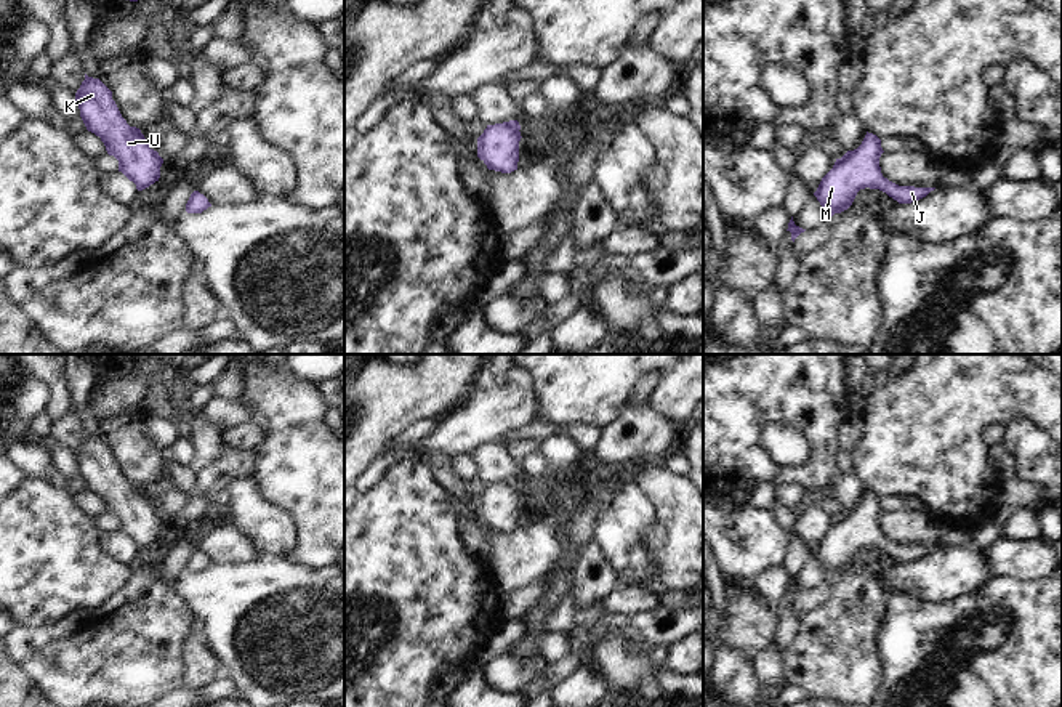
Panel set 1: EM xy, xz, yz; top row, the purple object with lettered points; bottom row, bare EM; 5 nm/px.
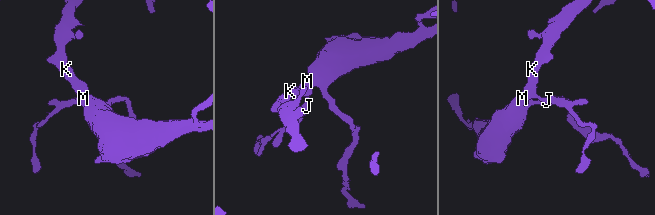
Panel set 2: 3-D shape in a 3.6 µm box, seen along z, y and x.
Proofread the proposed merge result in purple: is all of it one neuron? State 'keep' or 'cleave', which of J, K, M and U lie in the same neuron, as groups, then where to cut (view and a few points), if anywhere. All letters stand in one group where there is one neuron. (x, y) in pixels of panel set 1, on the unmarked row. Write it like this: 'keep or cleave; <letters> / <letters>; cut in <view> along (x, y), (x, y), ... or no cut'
keep; J K M U; no cut

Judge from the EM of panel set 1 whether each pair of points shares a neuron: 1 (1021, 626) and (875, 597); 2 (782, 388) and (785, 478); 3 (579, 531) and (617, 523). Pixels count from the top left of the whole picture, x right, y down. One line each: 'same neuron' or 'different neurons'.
1: different neurons
2: same neuron
3: different neurons

